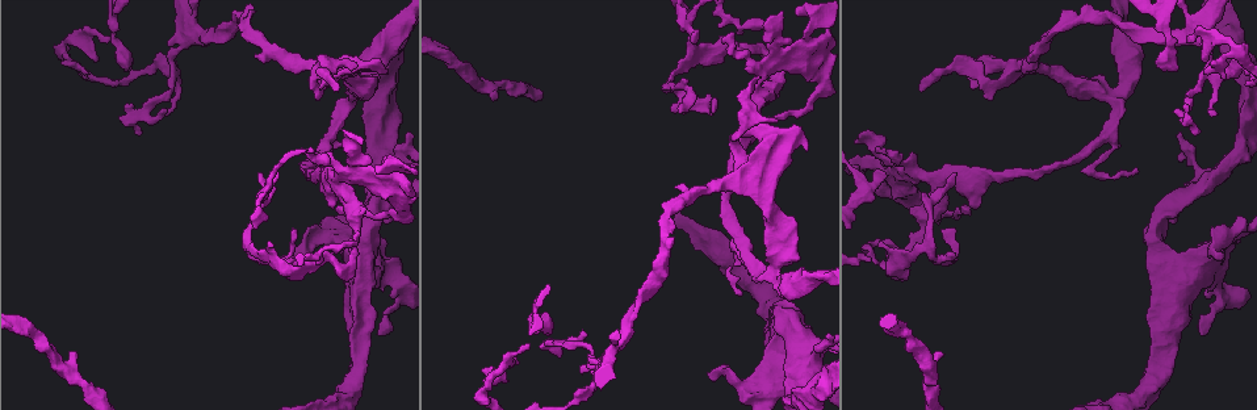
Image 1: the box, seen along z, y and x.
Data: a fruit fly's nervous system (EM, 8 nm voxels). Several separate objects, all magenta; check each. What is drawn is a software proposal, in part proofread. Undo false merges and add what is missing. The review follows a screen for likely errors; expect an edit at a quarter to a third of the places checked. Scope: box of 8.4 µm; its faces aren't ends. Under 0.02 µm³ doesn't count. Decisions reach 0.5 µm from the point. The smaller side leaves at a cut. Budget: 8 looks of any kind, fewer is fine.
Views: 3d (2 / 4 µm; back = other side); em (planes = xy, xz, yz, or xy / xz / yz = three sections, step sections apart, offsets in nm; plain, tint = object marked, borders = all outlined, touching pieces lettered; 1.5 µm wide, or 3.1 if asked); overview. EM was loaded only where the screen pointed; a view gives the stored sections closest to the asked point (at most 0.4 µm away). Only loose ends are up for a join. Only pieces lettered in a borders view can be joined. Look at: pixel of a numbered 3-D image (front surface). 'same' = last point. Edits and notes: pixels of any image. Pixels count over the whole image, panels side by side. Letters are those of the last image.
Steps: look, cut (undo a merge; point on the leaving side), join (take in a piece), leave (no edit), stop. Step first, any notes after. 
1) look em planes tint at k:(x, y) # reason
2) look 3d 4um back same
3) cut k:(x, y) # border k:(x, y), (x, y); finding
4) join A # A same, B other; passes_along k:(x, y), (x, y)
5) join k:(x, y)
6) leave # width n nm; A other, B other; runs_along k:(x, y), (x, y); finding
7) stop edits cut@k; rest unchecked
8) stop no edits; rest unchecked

look 3d 2um at 1:(919, 237) # sudden change in width

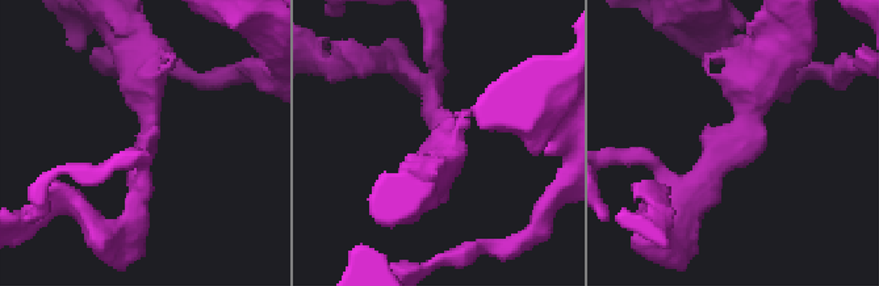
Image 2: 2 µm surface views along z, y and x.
look em xy step 4 tint at 2:(735, 146) # now the EM

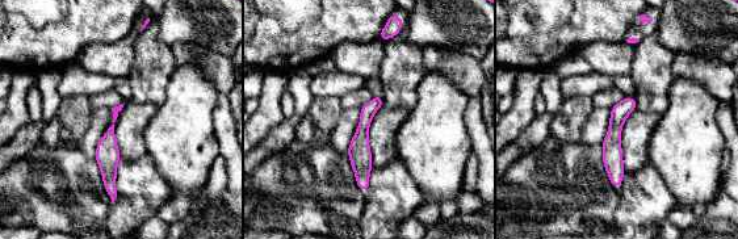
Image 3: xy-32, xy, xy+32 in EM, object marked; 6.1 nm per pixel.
look em planes borders same # another direction

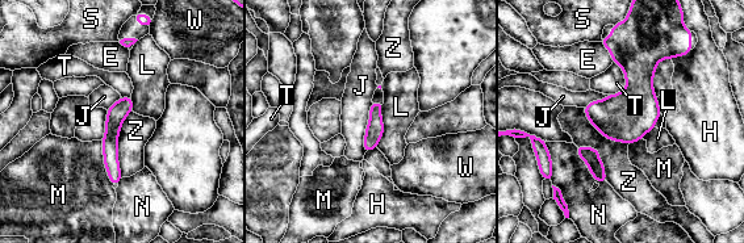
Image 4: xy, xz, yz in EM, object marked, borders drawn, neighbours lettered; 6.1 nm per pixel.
leave # width 110 nm; E other, H other, J other, L other, M other, N other, S other, T other, W other, Z other; border 4:(383, 104), (383, 135), (376, 147); all the same cell

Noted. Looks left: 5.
look em xy step 8 tint at 1:(721, 39) # thin end

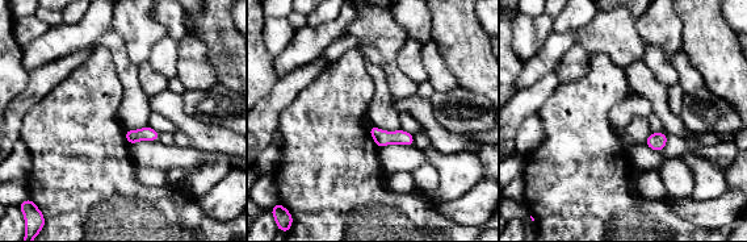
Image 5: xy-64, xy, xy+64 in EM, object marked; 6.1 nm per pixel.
look em planes borders same

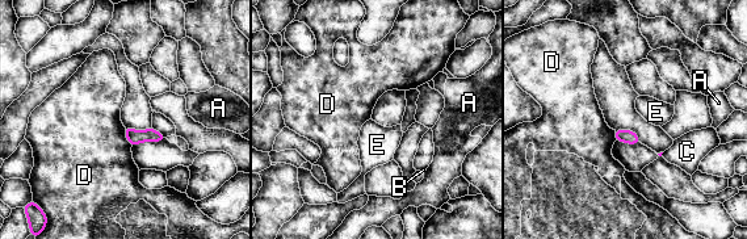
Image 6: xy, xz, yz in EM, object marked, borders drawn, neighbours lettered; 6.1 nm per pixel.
leave # A other, B other, C other, D other, E other; border 6:(124, 128), (124, 134), (131, 146); no lettered piece goes on from it

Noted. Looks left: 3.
look em yz step 8 tint at 1:(799, 260) # thick end

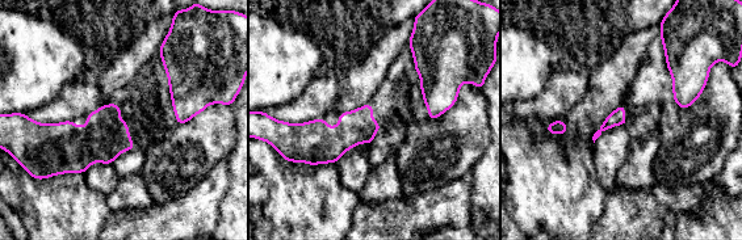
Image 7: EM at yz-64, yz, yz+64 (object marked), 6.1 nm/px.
look em planes borders same # cut it another way

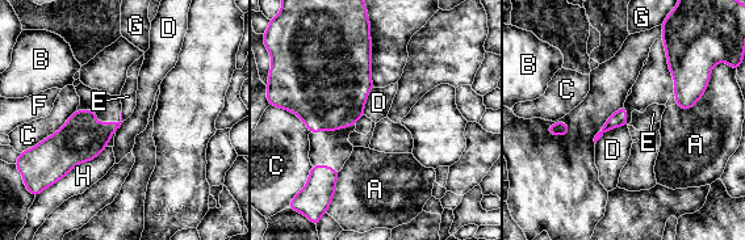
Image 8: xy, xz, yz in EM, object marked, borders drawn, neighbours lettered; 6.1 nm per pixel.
leave # A other, B other, C other, D other, E other, F other, G other, H other; border 8:(121, 110), (122, 121); no lettered piece goes on from it

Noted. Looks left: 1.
stop no edits; rest unchecked

